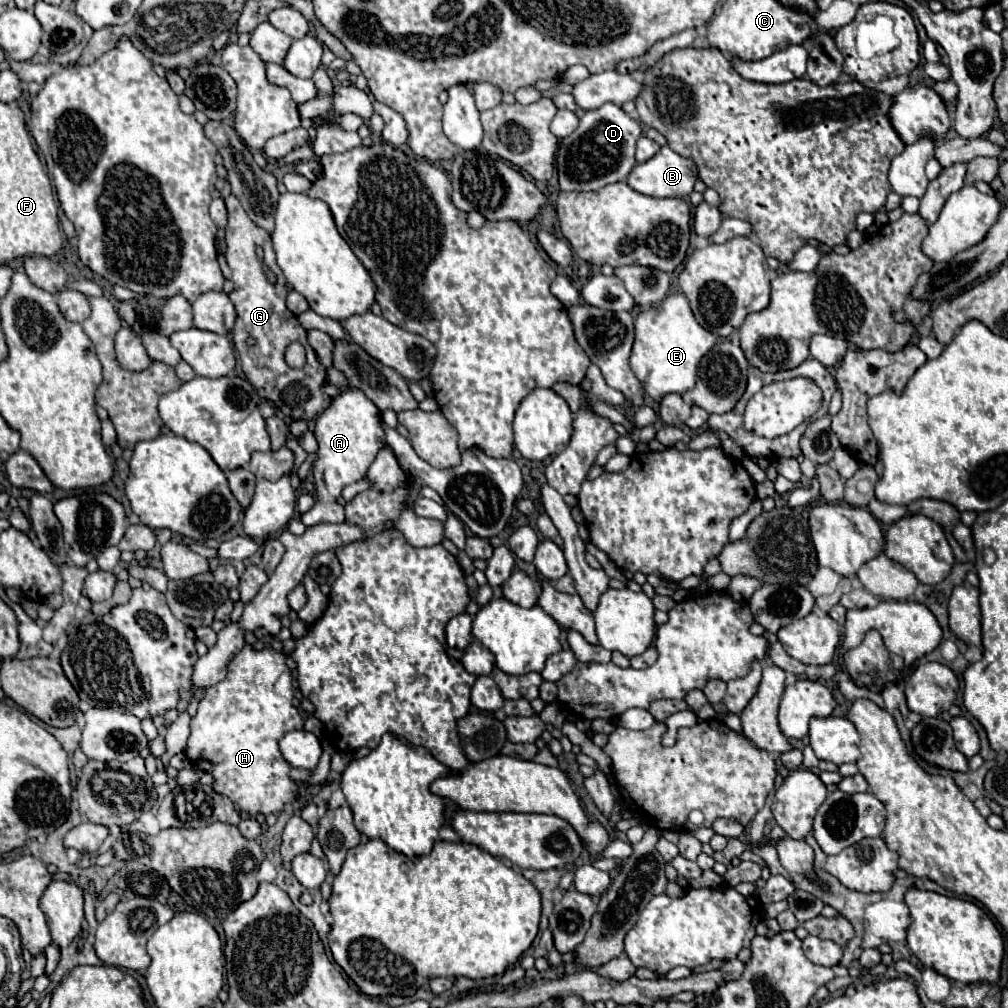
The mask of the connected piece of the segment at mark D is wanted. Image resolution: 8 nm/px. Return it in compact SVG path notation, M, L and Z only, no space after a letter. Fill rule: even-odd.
M604 104L598 110L588 110L580 118L580 126L560 142L556 156L560 190L598 190L606 184L624 180L636 166L634 152L640 136L640 124L620 106Z

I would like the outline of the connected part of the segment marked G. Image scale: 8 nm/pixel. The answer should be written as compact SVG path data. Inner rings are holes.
M236 196L224 198L228 208L228 226L226 226L226 260L232 270L232 282L236 288L230 294L230 300L236 308L236 324L232 328L232 340L240 356L240 366L246 374L246 378L252 382L252 386L258 390L258 394L272 402L284 416L292 420L304 420L314 422L318 414L322 414L328 408L328 402L332 398L322 392L322 386L328 384L326 380L326 368L316 360L314 364L314 350L306 340L306 330L300 326L298 318L286 308L286 294L288 294L288 282L282 274L282 270L276 264L276 256L272 250L270 234L264 228L258 228L242 208L240 200ZM256 246L264 250L264 262L272 272L278 276L278 284L272 286L264 272L262 264L256 254ZM288 310L288 318L286 318ZM248 338L254 338L254 344L248 344ZM300 342L306 348L306 364L304 368L290 368L284 360L284 352L288 344Z

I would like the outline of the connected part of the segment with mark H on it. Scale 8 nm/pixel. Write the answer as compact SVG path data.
M244 644L244 648L228 664L226 678L208 688L204 700L198 704L198 714L190 724L192 734L188 738L186 756L196 768L214 776L214 790L228 796L236 810L244 810L252 816L278 814L284 804L290 804L298 796L298 784L288 776L290 764L278 750L278 742L286 732L300 730L304 726L302 716L292 706L292 696L292 674L286 666L286 656L274 648L254 650L250 644Z

